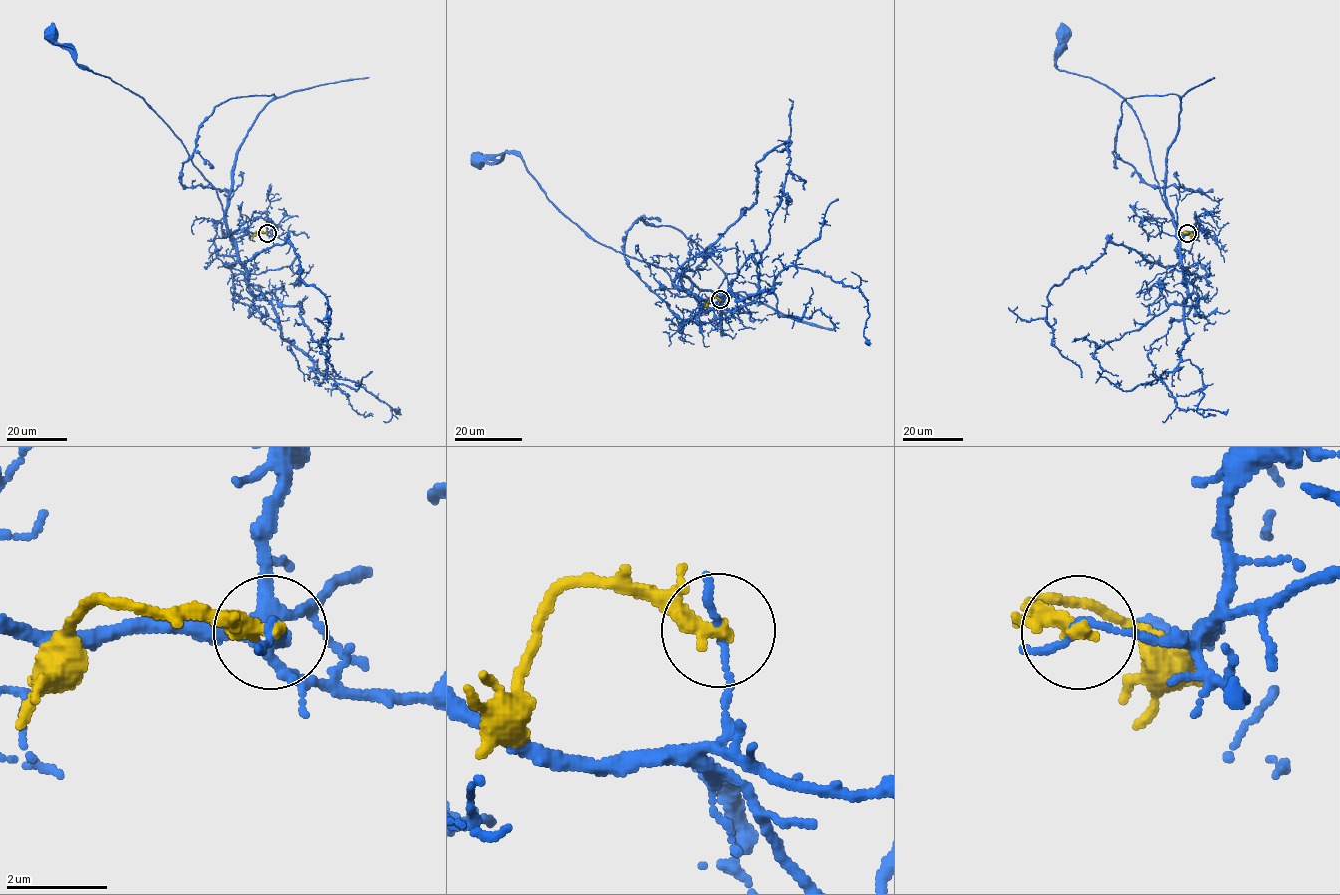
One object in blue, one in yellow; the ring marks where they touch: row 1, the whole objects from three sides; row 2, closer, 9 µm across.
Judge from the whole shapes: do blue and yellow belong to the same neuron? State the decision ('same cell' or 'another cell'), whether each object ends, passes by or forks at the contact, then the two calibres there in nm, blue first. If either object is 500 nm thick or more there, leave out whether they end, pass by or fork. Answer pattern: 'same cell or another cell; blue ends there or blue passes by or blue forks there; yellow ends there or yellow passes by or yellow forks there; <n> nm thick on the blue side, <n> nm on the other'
another cell; blue passes by; yellow ends there; 110 nm thick on the blue side, 360 nm on the other

